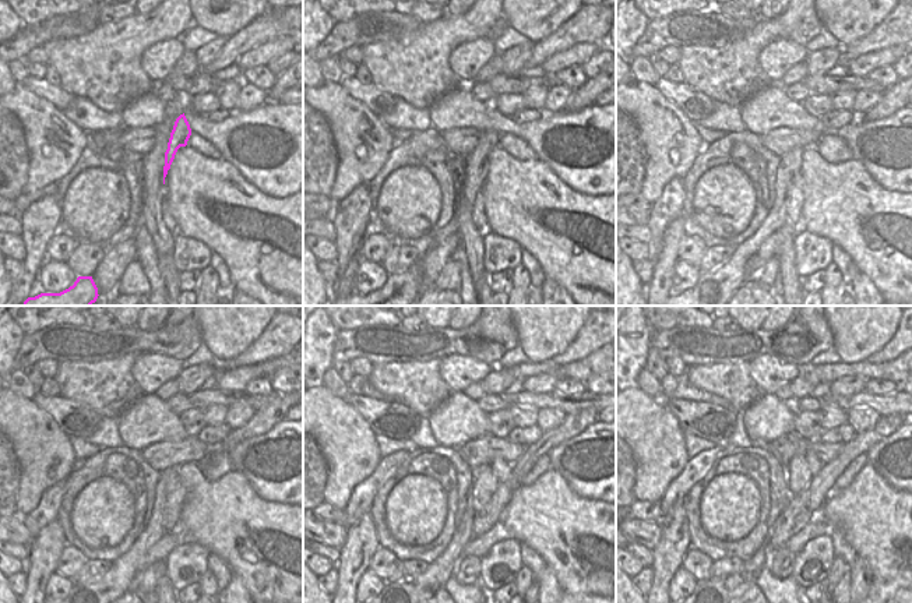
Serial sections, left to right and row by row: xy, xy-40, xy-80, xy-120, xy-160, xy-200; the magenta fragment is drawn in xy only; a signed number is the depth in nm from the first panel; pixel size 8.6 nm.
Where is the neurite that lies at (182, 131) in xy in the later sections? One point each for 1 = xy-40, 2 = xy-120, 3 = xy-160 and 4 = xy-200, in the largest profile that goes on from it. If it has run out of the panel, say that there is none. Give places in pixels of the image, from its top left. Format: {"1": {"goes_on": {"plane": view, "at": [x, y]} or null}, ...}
{"1": {"goes_on": {"plane": "xy-40", "at": [476, 166]}}, "2": {"goes_on": {"plane": "xy-120", "at": [120, 577]}}, "3": {"goes_on": {"plane": "xy-160", "at": [422, 586]}}, "4": {"goes_on": {"plane": "xy-200", "at": [714, 589]}}}

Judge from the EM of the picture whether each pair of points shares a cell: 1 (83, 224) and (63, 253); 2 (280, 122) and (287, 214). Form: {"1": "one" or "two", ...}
{"1": "two", "2": "two"}

